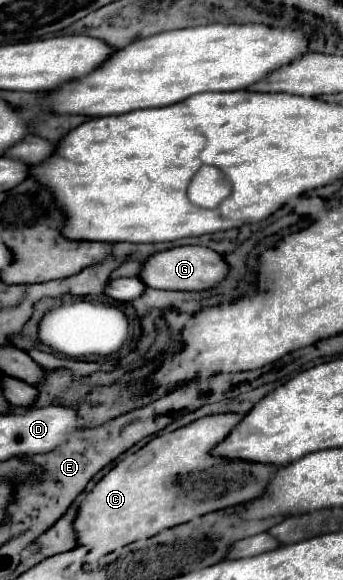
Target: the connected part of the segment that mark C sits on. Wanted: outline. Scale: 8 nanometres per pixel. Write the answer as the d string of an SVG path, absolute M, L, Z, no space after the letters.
M240 414L200 418L176 432L154 438L138 452L120 460L96 482L78 508L74 518L78 546L90 548L94 558L100 558L130 542L152 538L166 528L256 498L278 470L276 466L216 458L210 454L210 448L222 442L240 418Z

